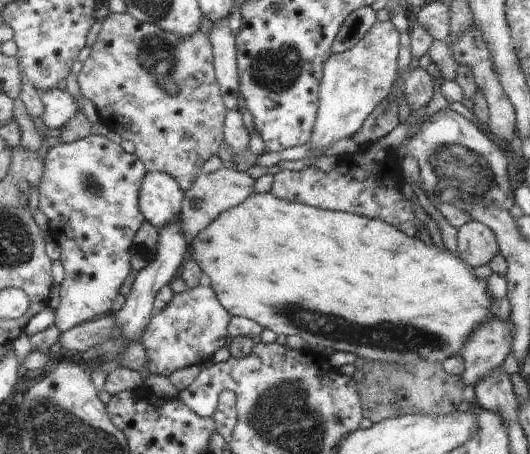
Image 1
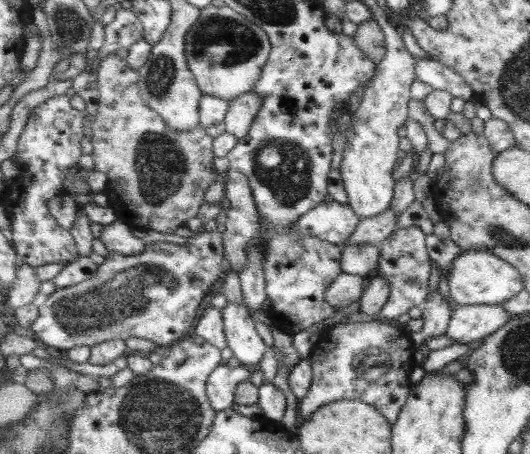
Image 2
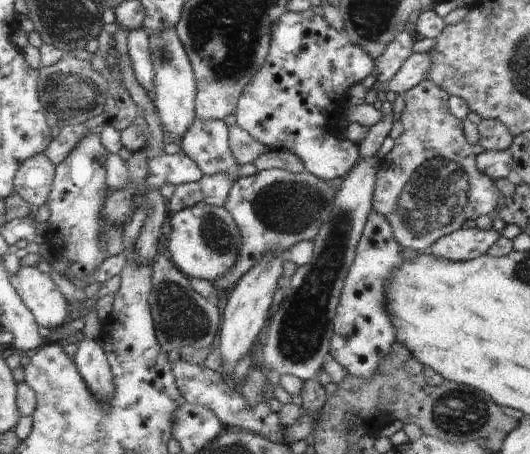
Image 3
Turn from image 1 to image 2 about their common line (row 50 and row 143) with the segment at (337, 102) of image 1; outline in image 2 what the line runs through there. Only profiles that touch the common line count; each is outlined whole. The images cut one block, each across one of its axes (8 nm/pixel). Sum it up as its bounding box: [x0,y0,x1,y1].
[340,17,417,217]

